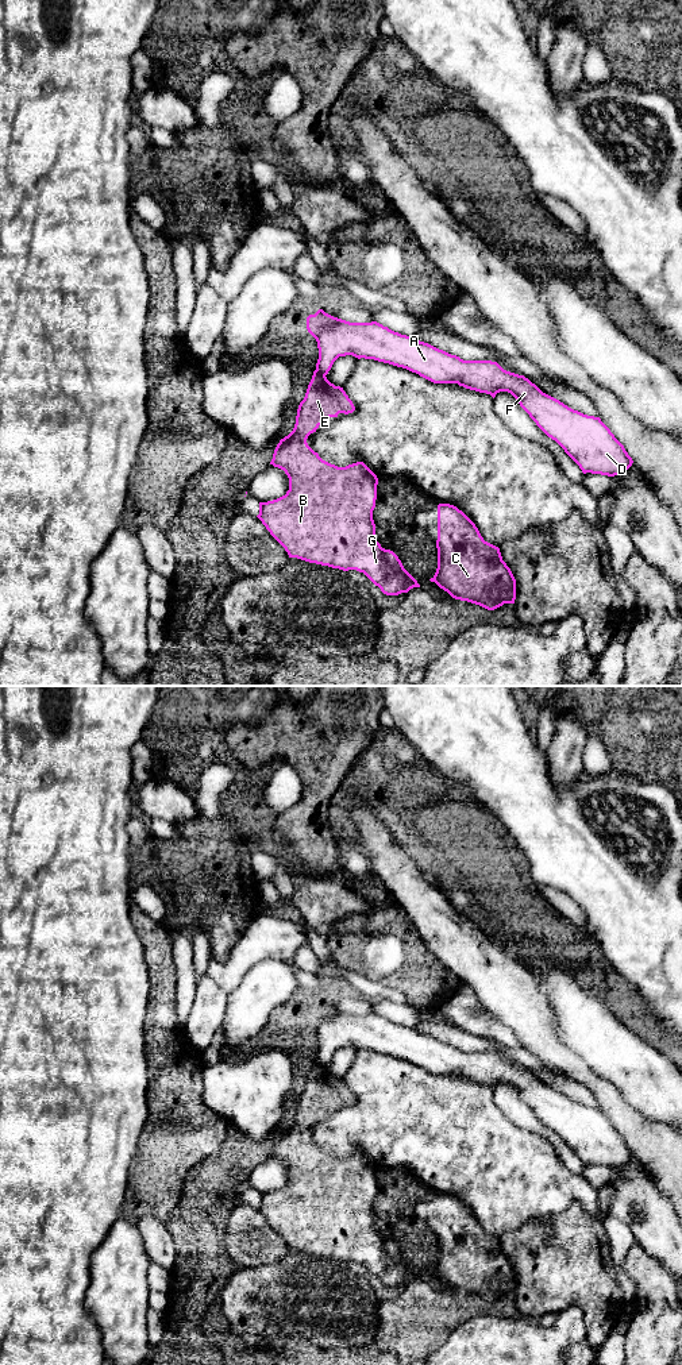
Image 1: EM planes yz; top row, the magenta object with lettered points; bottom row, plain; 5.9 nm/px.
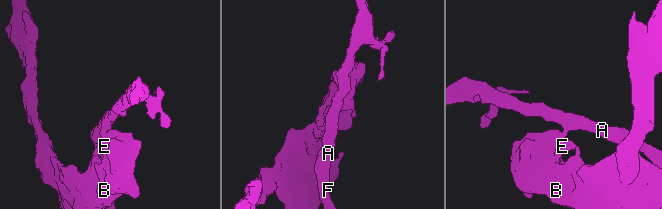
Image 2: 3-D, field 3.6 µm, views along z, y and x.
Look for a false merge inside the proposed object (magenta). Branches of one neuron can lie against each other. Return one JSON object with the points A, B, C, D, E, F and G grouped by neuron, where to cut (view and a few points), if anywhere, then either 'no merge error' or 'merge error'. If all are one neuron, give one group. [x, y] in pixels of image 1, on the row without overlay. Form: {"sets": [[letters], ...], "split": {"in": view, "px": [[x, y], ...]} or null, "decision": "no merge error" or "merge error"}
{"sets": [["A", "D", "F"], ["B", "C", "E", "G"]], "split": {"in": "yz", "px": [[315, 1061], [324, 1067]]}, "decision": "merge error"}

